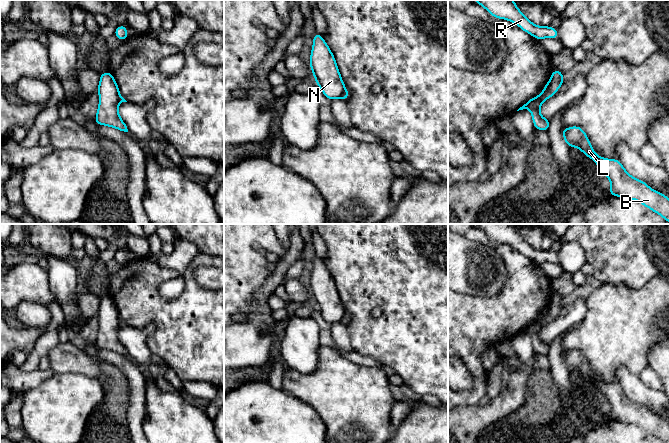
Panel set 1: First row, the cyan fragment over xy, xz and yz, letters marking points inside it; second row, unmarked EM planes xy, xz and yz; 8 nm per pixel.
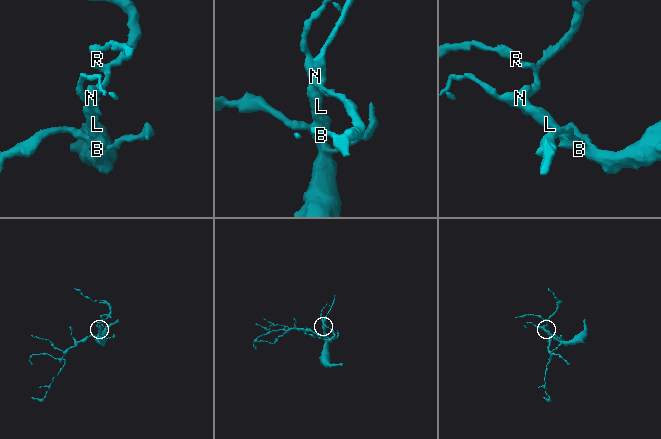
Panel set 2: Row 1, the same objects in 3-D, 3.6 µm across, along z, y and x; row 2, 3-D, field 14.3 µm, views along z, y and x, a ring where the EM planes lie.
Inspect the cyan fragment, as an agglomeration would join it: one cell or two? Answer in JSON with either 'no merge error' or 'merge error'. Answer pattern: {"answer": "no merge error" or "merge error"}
{"answer": "merge error"}

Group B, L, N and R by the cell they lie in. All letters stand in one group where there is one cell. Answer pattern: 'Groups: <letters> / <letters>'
Groups: B L N / R

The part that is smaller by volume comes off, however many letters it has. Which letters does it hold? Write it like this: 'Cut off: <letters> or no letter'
Cut off: R

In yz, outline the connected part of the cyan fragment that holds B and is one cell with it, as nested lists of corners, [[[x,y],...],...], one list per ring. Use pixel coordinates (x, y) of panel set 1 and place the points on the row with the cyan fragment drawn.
[[[581,127],[562,128],[562,134],[569,148],[580,149],[585,156],[593,159],[598,168],[609,178],[611,189],[608,195],[636,200],[669,222],[669,199],[664,193],[656,192],[645,182],[632,177],[618,159],[598,156]]]

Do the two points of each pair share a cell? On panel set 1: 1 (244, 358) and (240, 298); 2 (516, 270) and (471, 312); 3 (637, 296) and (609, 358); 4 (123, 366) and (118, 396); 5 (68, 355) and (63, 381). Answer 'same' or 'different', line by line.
1: different
2: same
3: same
4: different
5: different

